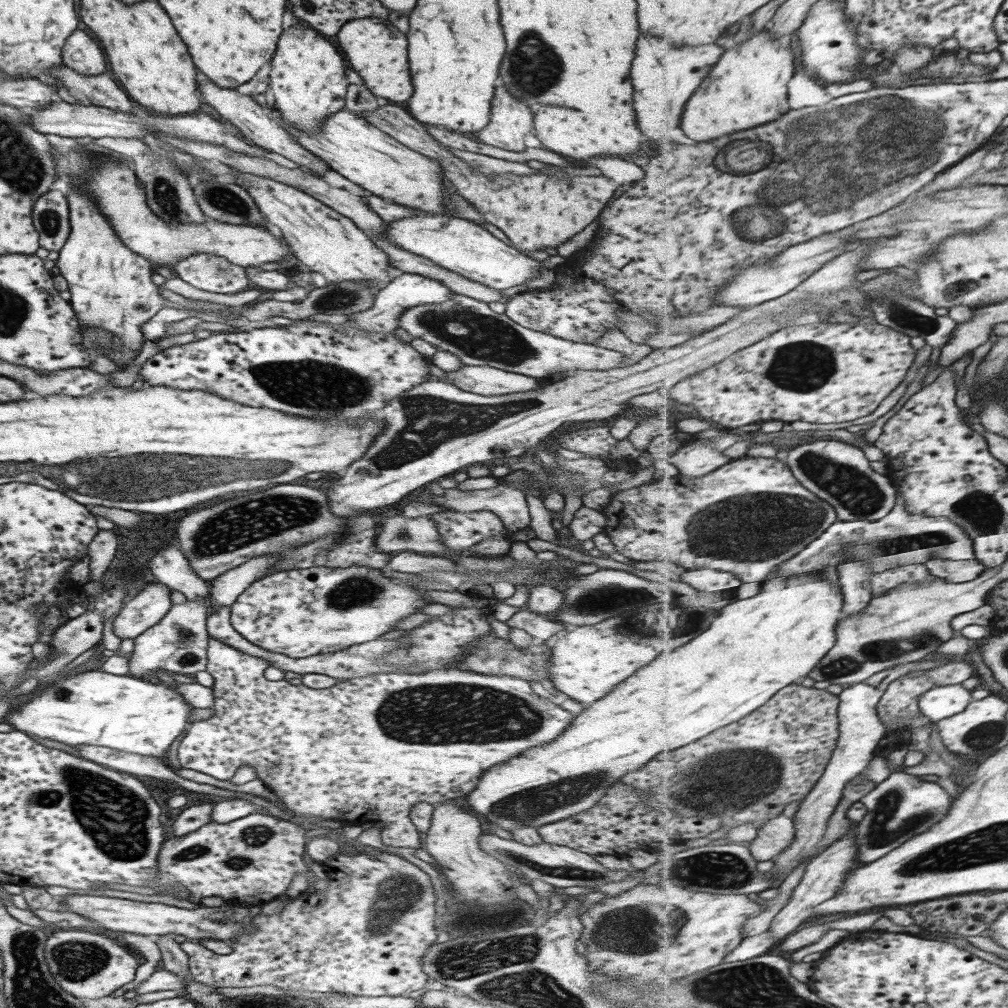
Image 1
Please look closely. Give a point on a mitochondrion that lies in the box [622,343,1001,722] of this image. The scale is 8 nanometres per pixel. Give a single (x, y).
(769, 527)

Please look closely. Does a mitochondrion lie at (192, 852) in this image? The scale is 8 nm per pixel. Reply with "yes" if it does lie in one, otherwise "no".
yes

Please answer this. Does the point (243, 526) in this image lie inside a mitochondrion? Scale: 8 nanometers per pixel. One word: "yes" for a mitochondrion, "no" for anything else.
yes

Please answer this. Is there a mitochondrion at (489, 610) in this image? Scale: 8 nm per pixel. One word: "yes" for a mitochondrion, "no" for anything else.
no

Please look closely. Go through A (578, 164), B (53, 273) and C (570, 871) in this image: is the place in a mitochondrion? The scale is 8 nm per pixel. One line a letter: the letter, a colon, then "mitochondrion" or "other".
A: other
B: other
C: mitochondrion

